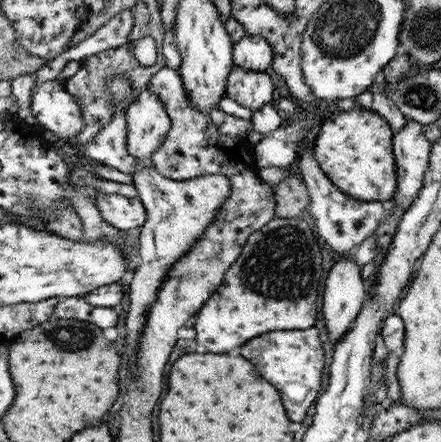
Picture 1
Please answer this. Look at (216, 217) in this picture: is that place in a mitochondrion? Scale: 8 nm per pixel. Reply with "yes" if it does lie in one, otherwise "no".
no

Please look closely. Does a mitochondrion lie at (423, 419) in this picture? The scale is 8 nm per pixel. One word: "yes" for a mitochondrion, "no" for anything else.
no

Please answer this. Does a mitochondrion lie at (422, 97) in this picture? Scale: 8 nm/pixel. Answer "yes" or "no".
yes

